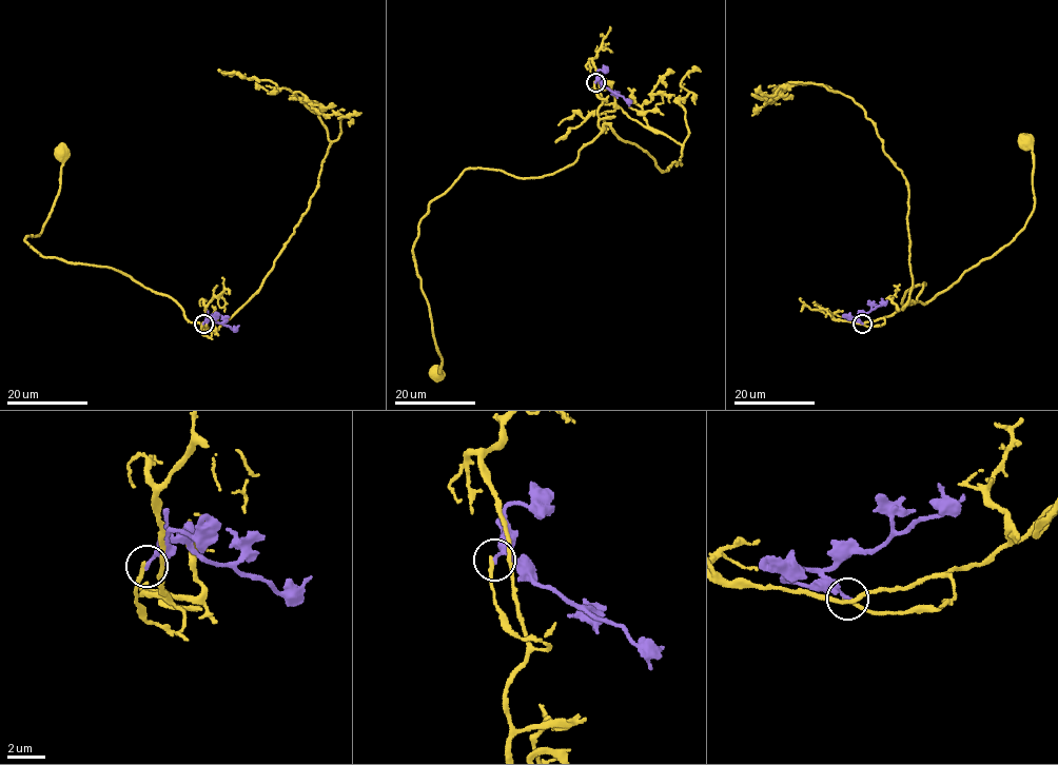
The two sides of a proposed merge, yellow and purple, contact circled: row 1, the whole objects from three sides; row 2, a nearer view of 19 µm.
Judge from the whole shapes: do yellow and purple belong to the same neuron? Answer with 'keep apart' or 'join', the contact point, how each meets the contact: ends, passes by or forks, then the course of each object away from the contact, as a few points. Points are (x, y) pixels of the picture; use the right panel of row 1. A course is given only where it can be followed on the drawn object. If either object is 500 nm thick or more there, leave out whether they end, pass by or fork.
keep apart; at (862, 324); yellow passes by; purple ends there; yellow runs (862, 324), (884, 324), (917, 285), (901, 305), (925, 302), (1023, 228), (1035, 199), (1026, 144); purple runs (862, 324), (859, 316), (880, 305), (881, 298)

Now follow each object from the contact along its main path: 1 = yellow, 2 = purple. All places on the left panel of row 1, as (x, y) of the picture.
1: (202, 324), (211, 336), (129, 275), (31, 248), (24, 236), (38, 236), (49, 217), (60, 155)
2: (202, 324), (210, 317), (232, 328), (238, 325)

